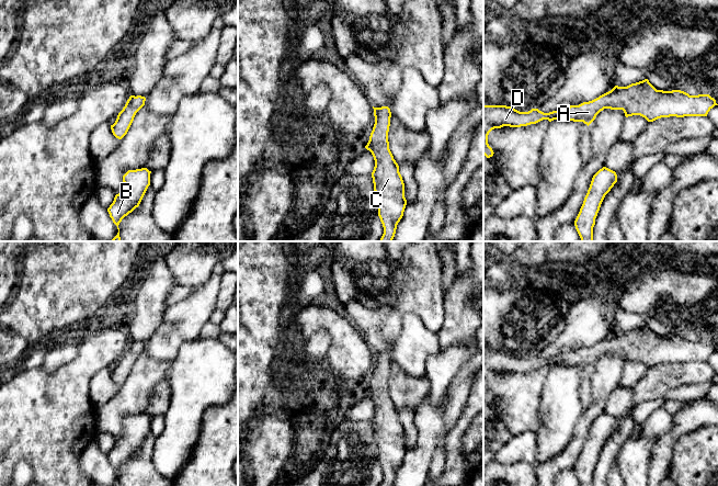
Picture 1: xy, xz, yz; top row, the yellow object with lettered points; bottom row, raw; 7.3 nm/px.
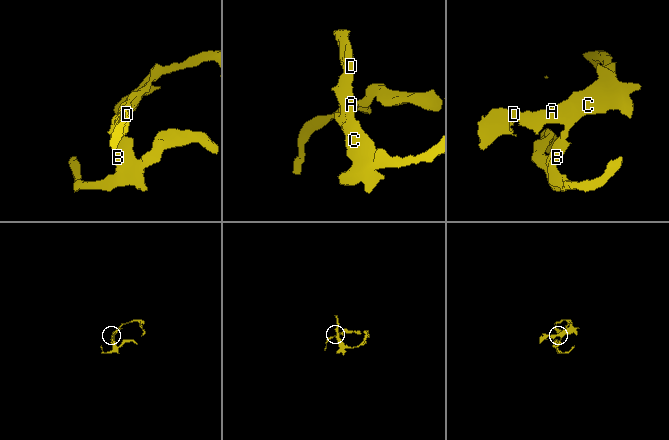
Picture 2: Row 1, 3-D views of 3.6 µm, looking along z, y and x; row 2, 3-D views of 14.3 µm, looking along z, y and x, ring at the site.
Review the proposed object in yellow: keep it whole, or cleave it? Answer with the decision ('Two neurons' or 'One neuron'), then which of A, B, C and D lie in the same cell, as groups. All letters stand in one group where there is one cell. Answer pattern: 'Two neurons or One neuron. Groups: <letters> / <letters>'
One neuron. Groups: A B C D

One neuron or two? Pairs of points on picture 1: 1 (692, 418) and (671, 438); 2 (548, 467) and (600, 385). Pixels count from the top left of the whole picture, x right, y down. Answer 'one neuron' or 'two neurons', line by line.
1: one neuron
2: one neuron

